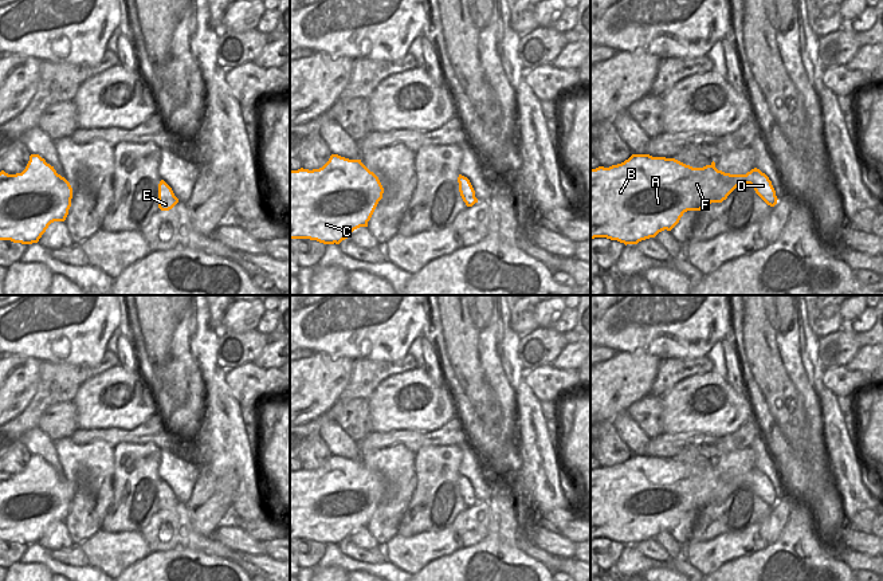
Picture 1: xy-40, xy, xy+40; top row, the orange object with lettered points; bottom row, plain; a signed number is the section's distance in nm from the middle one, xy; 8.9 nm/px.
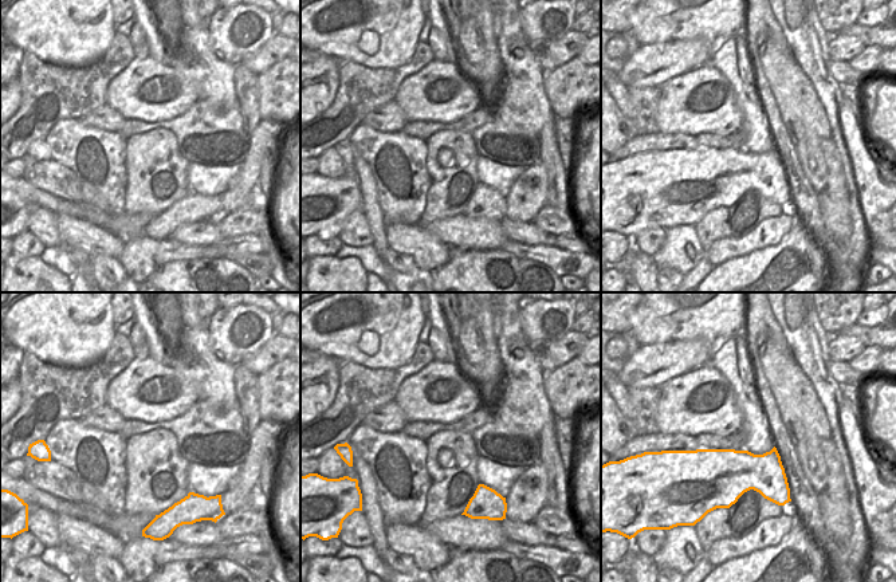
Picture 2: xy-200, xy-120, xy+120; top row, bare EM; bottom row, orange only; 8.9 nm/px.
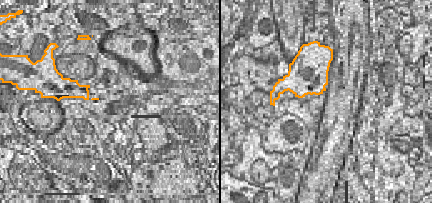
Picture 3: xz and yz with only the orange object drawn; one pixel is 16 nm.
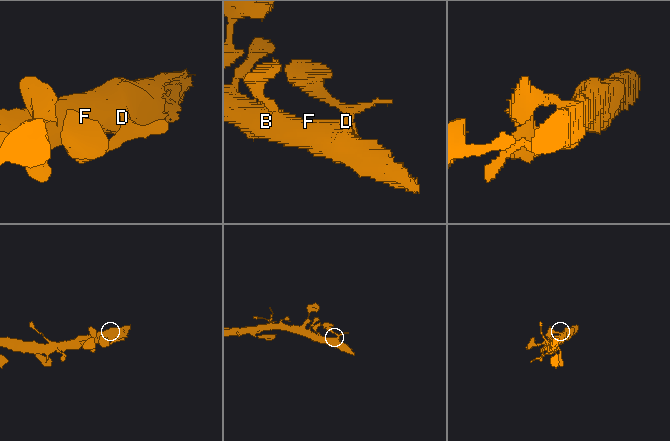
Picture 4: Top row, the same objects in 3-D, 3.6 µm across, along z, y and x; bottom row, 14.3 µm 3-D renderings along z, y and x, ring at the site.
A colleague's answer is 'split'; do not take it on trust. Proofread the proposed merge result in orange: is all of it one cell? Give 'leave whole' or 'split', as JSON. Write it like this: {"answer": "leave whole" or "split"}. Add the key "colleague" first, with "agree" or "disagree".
{"colleague": "disagree", "answer": "leave whole"}

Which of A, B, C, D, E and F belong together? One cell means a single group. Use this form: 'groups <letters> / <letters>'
groups A B C D E F

